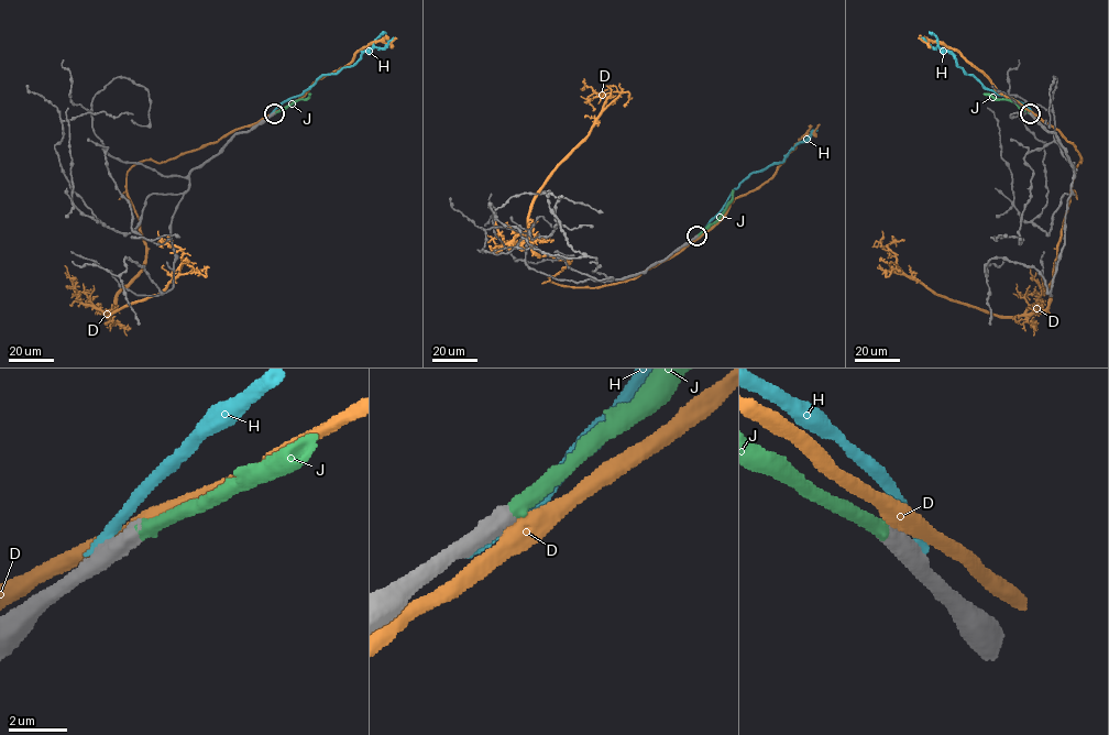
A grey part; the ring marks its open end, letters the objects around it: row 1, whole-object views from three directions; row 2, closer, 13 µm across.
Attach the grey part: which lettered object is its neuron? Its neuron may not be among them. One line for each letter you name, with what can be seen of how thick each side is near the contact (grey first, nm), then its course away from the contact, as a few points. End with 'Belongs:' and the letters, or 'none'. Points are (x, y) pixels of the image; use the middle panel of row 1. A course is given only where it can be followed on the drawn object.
J: 600/480 nm | via (696, 236), (722, 212), (731, 200), (732, 189)
Belongs: J

